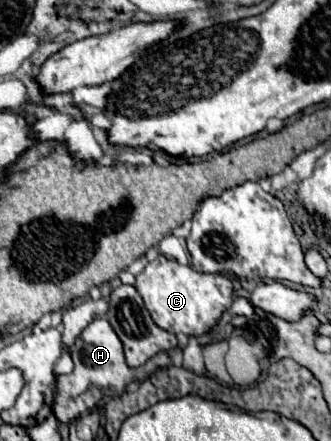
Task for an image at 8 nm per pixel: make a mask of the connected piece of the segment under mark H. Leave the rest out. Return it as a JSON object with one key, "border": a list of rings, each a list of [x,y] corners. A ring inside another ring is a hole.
{"border":[[[96,319],[92,321],[76,339],[76,343],[70,349],[72,359],[74,359],[74,371],[70,375],[62,375],[58,377],[58,395],[56,401],[52,405],[54,415],[58,417],[60,423],[68,425],[70,421],[74,421],[84,409],[86,409],[86,401],[84,401],[84,393],[88,393],[92,387],[100,389],[100,391],[110,391],[112,395],[122,395],[126,391],[126,387],[136,379],[136,381],[144,381],[148,379],[156,369],[168,367],[172,361],[168,357],[168,353],[160,353],[158,355],[158,365],[154,359],[150,359],[150,363],[130,369],[124,361],[124,353],[122,353],[122,343],[116,337],[114,329],[108,325],[106,319]]]}

